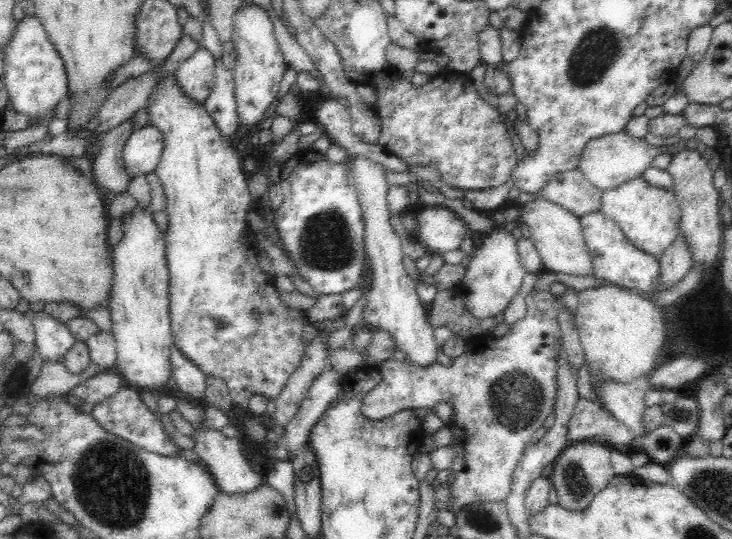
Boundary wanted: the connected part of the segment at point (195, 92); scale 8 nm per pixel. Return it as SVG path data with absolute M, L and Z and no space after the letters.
M201 47L177 68L174 77L190 99L203 103L214 88L215 64L213 55Z

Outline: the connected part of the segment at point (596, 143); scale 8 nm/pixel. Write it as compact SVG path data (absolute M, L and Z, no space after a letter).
M623 131L589 140L582 151L578 168L594 186L605 191L627 180L638 178L652 164L653 158L660 153L662 152L658 146L650 145L644 138L636 138Z

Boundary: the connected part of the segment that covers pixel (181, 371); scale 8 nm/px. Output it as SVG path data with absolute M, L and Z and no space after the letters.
M175 344L171 346L170 364L177 389L186 394L184 397L204 402L207 376Z

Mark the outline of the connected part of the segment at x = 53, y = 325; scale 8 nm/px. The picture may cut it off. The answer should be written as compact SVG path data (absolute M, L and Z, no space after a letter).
M42 310L31 312L30 317L34 325L35 344L42 360L62 362L63 356L76 341L67 323L57 321Z

